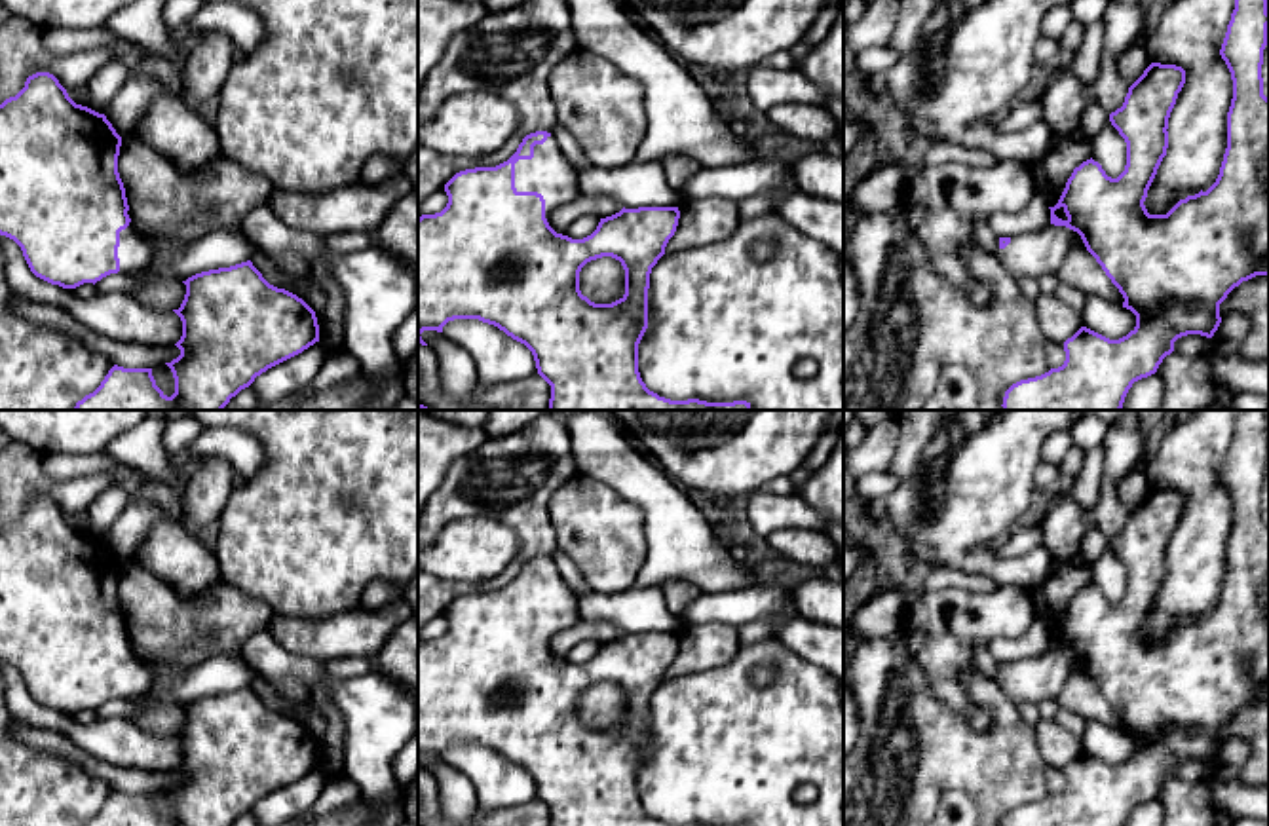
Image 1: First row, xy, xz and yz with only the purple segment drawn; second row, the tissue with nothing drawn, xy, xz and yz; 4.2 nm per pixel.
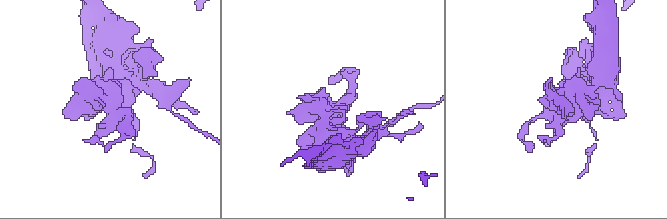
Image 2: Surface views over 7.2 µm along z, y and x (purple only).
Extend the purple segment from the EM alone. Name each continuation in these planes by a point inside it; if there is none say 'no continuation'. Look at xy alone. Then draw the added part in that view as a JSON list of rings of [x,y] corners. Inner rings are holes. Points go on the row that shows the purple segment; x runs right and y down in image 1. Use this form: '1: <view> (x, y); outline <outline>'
1: xy (133, 253); outline [[[131,222],[125,230],[120,232],[118,258],[120,258],[118,275],[142,270],[152,260],[148,243],[141,237],[141,234]]]

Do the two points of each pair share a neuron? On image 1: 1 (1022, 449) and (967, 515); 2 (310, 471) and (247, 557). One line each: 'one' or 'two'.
1: one
2: one

